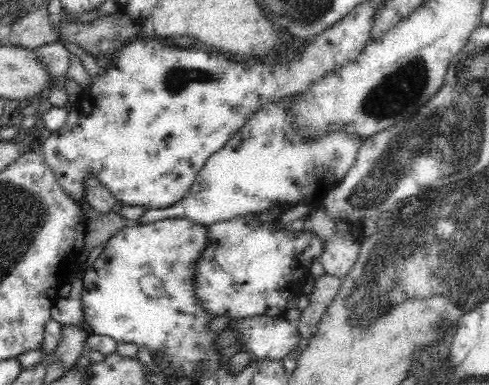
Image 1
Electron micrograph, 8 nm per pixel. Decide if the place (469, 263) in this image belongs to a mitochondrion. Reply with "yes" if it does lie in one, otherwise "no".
yes

